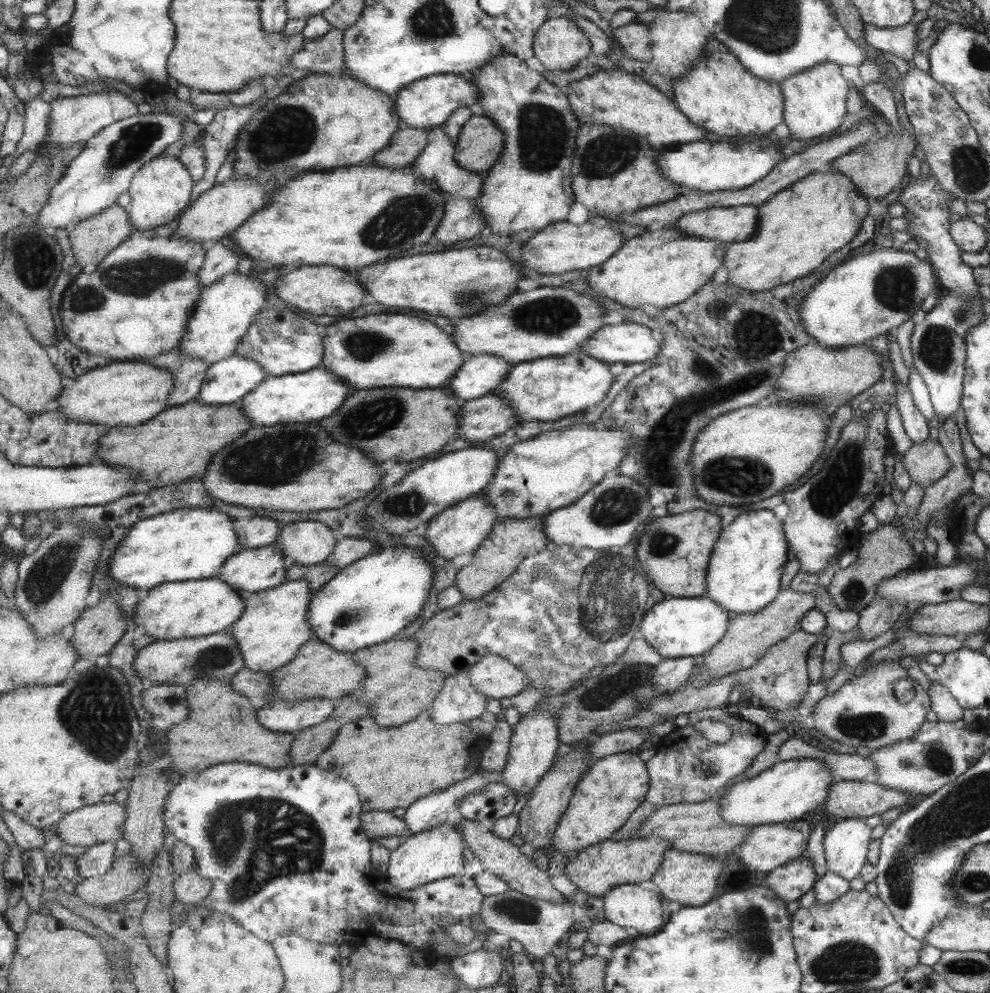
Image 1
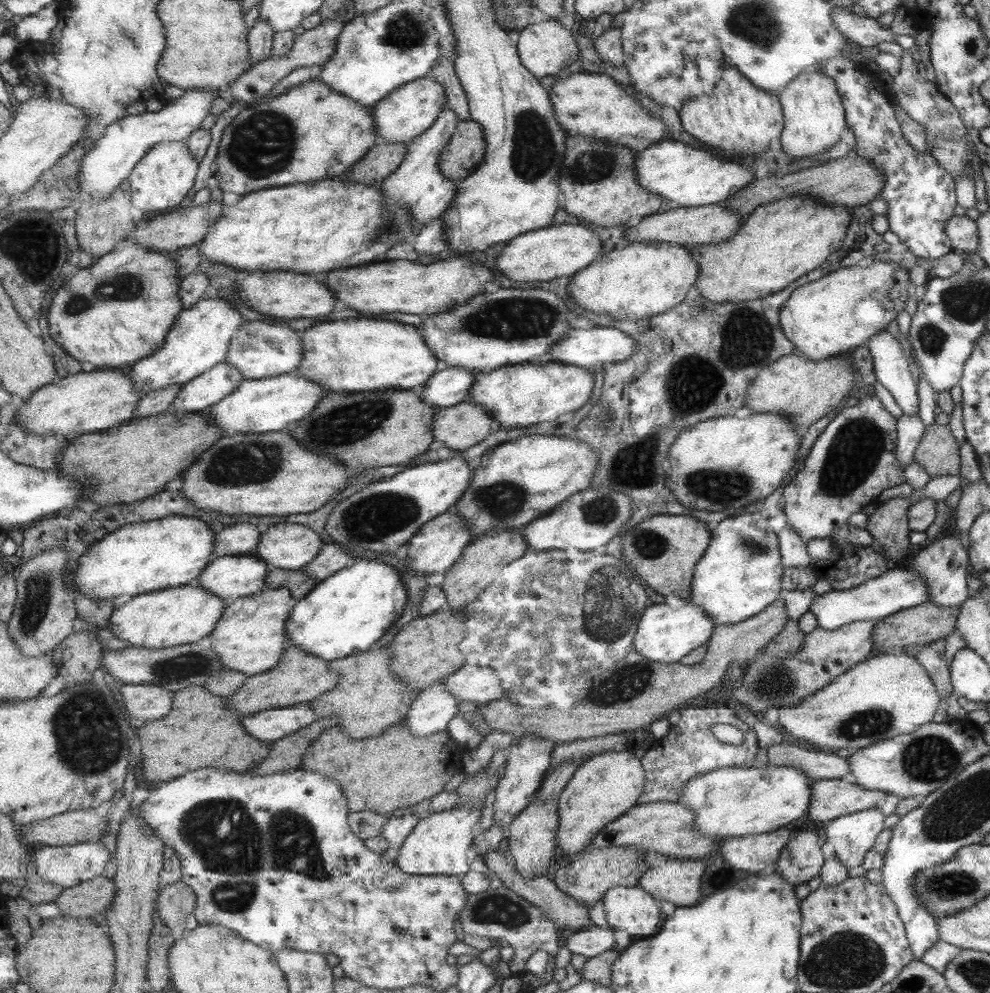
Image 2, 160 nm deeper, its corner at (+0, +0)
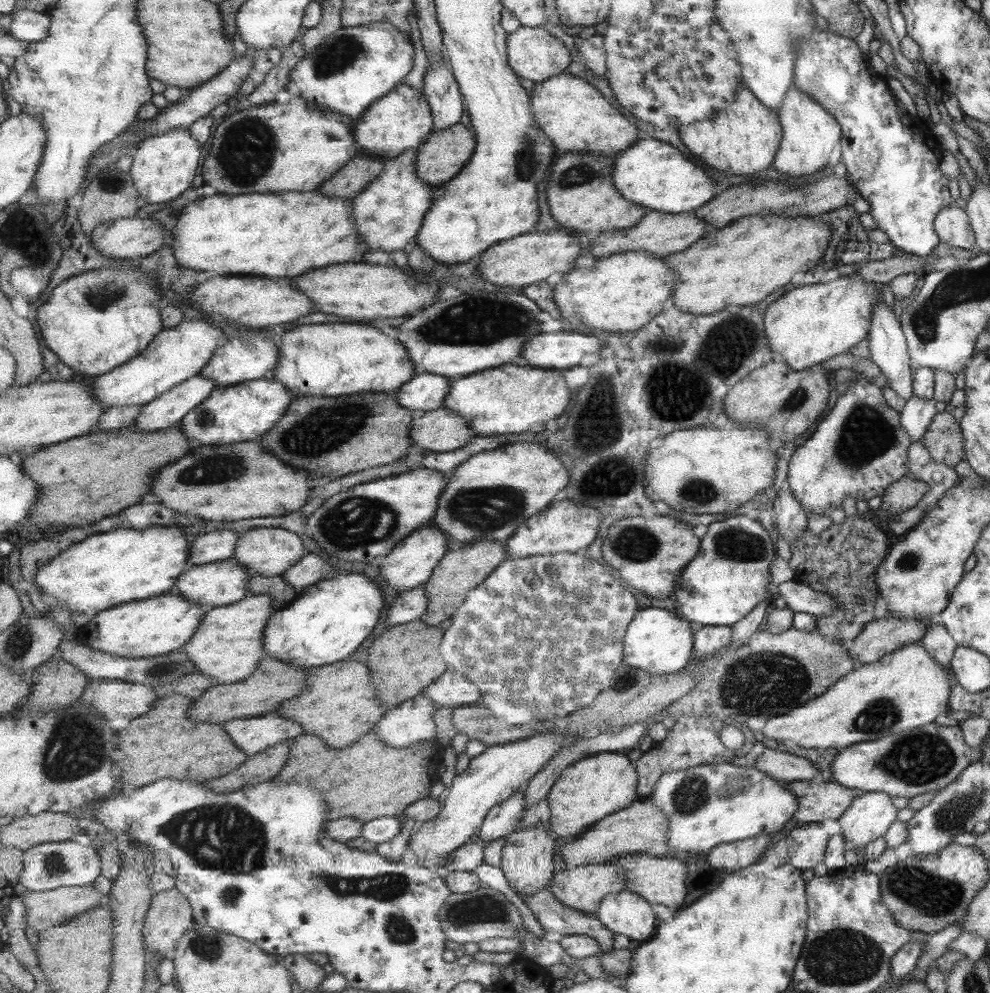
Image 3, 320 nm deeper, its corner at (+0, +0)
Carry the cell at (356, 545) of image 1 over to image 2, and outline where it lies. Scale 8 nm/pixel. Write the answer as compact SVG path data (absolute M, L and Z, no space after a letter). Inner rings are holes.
M335 542L322 546L321 552L305 567L302 572L314 578L317 582L323 582L326 578L333 576L336 572L342 571L351 559L347 554L351 550L343 550L335 546Z

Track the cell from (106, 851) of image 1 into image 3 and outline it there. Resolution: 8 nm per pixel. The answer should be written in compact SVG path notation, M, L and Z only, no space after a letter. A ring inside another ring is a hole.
M82 839L51 841L27 849L24 856L25 868L17 883L22 883L32 892L47 892L63 886L79 887L91 885L101 872L101 858L97 848Z

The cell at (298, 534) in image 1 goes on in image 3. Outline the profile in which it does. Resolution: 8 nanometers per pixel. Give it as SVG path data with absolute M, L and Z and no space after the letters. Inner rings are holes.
M257 528L239 534L235 557L239 564L246 566L252 574L278 577L289 571L305 555L305 546L297 532L285 528Z

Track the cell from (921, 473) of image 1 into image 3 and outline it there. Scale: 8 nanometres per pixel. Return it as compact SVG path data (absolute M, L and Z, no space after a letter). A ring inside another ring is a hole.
M950 412L936 413L922 435L933 462L953 468L965 453L965 440L961 424L956 422Z

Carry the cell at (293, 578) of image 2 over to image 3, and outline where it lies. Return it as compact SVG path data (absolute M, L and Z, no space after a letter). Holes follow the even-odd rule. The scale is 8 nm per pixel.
M252 574L248 590L250 596L268 594L272 598L273 609L276 611L291 606L293 601L301 594L282 576L265 577L257 574Z

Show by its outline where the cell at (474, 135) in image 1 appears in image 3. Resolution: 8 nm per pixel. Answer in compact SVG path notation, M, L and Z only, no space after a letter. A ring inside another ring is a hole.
M455 124L451 128L441 130L441 132L432 132L426 142L417 148L419 150L418 177L425 180L433 190L443 186L467 167L478 144L478 138L473 130L463 124Z

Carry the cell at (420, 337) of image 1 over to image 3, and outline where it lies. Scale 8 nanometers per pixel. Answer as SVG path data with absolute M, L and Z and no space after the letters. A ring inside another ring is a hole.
M311 324L299 326L293 332L285 332L279 336L281 356L279 364L271 372L275 380L279 380L290 389L294 398L299 396L343 396L369 392L396 393L405 383L414 378L417 368L407 352L406 345L398 340L395 333L386 332L377 327L361 326L361 324Z

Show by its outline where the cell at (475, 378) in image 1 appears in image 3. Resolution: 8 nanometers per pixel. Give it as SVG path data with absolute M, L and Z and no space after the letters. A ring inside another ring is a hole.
M420 372L409 383L405 383L395 395L398 397L399 405L422 414L445 406L452 382L453 379L446 376Z

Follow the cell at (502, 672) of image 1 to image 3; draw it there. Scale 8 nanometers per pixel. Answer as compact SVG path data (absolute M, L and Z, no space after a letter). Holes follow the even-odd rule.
M457 670L446 671L423 693L435 703L436 708L466 707L479 704L479 700L482 698L479 686L467 681L467 677L459 675Z

